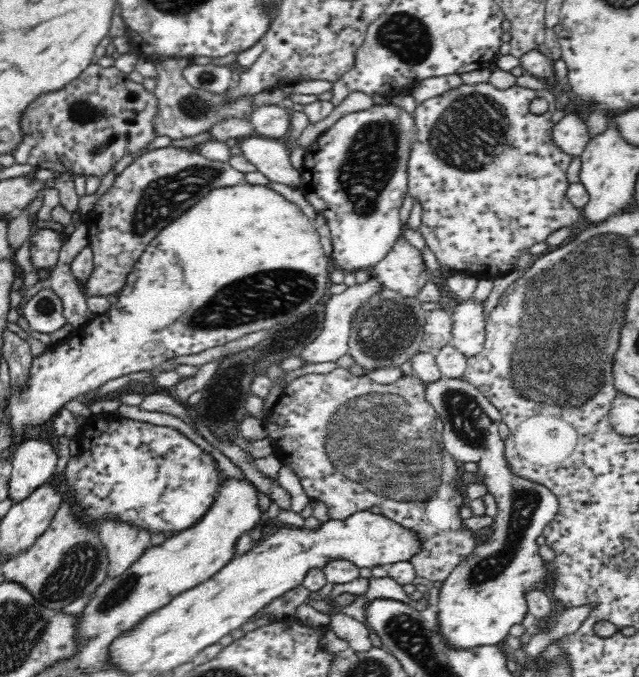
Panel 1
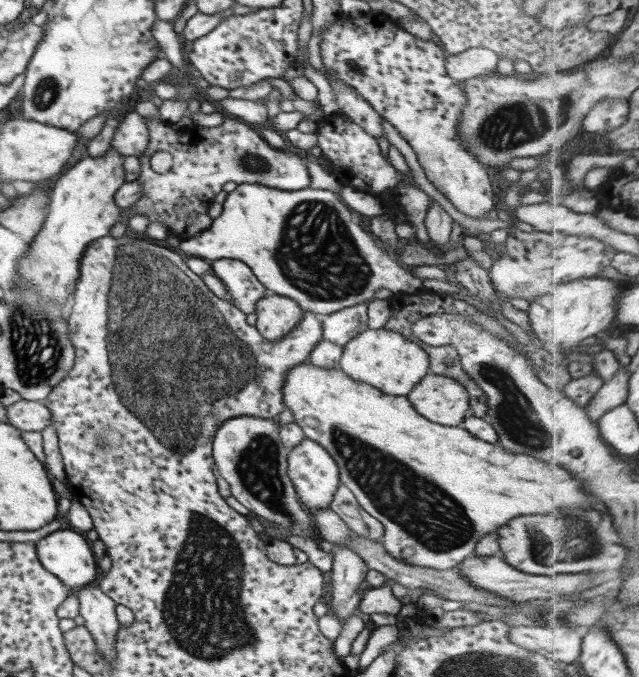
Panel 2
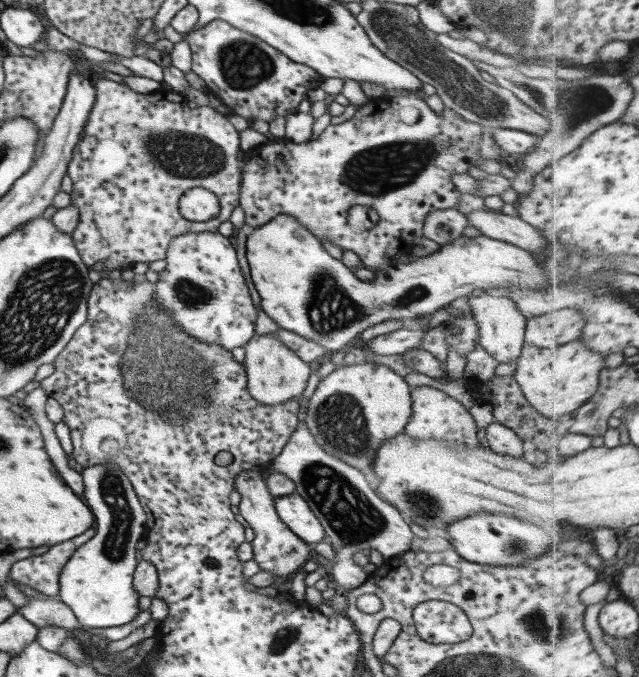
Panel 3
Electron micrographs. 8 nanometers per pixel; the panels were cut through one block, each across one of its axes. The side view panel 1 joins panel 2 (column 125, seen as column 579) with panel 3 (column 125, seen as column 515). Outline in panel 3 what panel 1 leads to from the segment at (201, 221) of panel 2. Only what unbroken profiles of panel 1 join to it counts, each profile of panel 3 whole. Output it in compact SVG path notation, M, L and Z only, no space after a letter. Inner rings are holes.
M108 79L93 81L95 99L89 110L81 138L73 148L67 163L67 174L73 186L70 204L79 212L79 221L70 234L81 262L90 267L103 262L105 270L134 262L164 260L171 238L187 232L217 232L217 226L228 220L233 208L238 206L241 187L239 134L226 116L209 106L189 108L183 95L165 87L152 93L136 93L123 83ZM205 188L217 197L219 212L205 222L193 222L179 214L178 200L185 190Z

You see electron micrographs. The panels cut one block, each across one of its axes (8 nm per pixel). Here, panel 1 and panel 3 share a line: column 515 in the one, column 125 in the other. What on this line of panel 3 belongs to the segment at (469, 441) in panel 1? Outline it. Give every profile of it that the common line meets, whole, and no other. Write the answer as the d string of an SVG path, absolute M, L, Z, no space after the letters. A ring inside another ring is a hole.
M95 464L80 473L84 487L85 504L95 519L95 534L81 544L62 566L58 576L57 598L69 607L77 622L85 628L113 628L131 622L137 614L137 600L140 596L133 589L133 572L137 560L135 544L144 537L145 514L125 474L115 464Z

